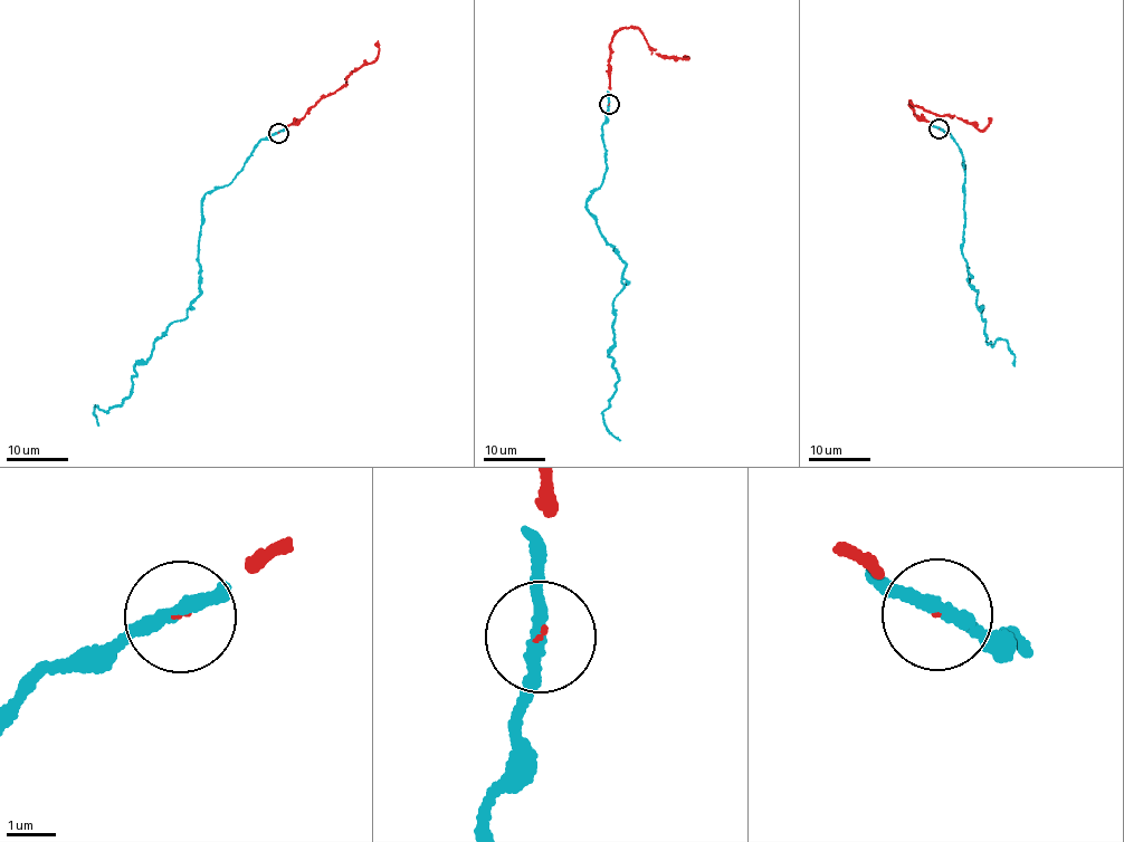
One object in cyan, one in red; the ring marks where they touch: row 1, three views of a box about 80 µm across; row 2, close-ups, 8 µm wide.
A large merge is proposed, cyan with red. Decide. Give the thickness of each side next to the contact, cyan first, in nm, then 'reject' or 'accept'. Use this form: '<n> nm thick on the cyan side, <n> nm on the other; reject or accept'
240 nm thick on the cyan side, 40 nm on the other; accept

